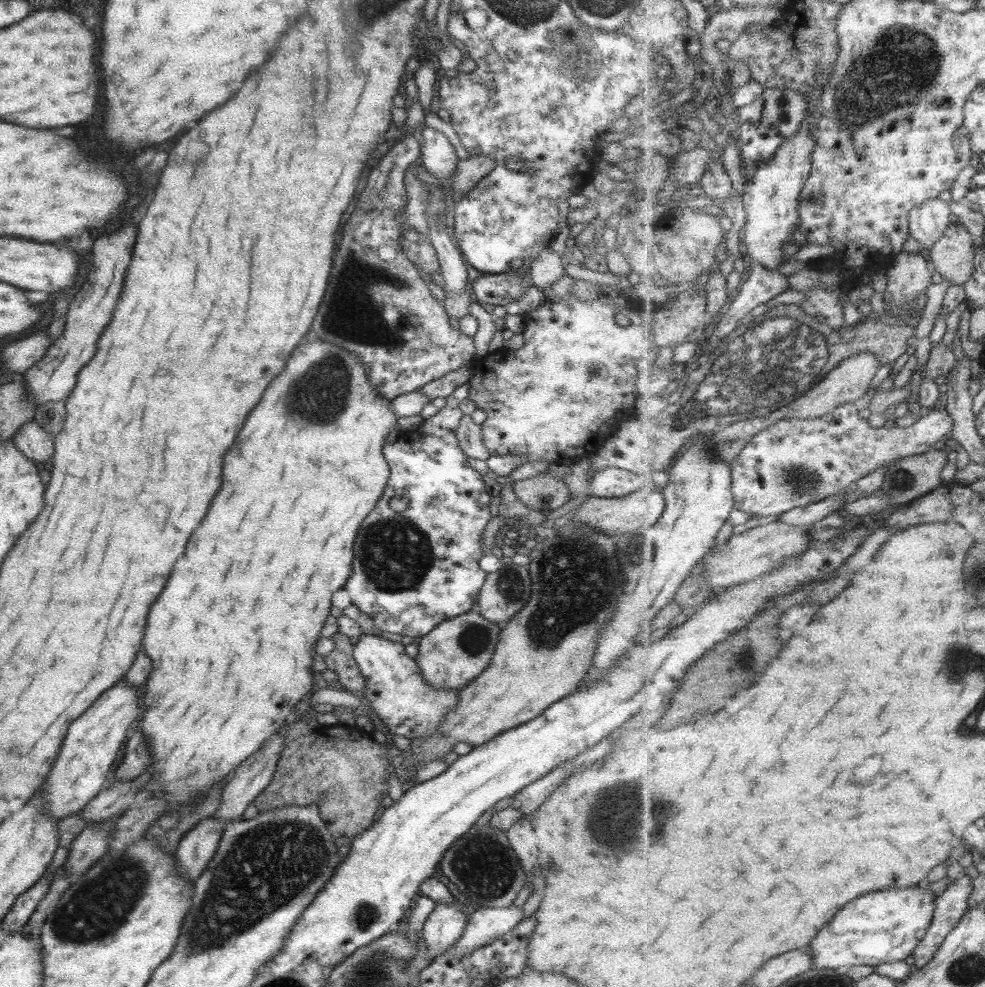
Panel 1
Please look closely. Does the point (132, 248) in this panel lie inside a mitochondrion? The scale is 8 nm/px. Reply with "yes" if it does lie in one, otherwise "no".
no

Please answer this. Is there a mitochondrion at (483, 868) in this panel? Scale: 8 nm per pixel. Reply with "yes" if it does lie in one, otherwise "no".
yes

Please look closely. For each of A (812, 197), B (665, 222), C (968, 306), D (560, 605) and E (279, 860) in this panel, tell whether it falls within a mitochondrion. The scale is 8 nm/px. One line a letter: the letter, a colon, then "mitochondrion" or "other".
A: mitochondrion
B: other
C: other
D: mitochondrion
E: mitochondrion

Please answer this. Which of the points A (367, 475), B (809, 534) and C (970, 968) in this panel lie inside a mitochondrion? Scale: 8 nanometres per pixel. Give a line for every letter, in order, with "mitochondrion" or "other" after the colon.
A: other
B: other
C: mitochondrion

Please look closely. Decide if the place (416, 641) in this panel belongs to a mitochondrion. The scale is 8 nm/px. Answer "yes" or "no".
no

